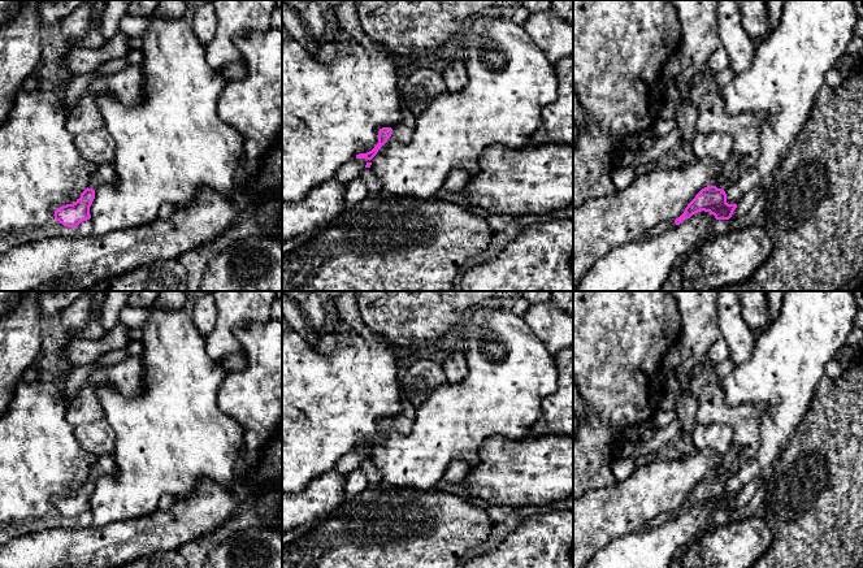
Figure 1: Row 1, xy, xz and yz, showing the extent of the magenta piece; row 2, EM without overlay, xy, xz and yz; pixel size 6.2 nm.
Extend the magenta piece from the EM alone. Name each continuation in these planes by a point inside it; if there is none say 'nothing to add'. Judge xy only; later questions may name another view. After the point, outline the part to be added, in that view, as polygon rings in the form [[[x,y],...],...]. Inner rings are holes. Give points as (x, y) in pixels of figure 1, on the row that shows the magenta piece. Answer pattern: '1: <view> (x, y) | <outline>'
1: xy (105, 174) | [[[103,164],[99,166],[97,172],[88,183],[88,188],[97,190],[103,185],[109,185],[116,182],[116,170],[113,164]]]

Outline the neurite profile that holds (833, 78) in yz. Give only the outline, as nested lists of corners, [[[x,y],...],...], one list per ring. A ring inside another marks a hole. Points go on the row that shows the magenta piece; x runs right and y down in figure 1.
[[[836,68],[828,70],[825,74],[825,84],[832,88],[838,87],[842,83],[842,81],[844,78]]]

